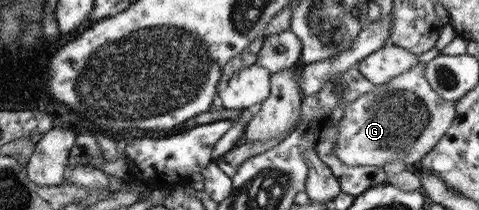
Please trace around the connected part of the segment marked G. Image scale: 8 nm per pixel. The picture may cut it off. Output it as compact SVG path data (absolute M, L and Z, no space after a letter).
M415 64L346 105L338 121L339 132L331 155L351 167L382 167L390 161L401 161L404 166L417 165L421 157L443 137L455 114L452 105L431 89L423 76L423 68L423 65Z

